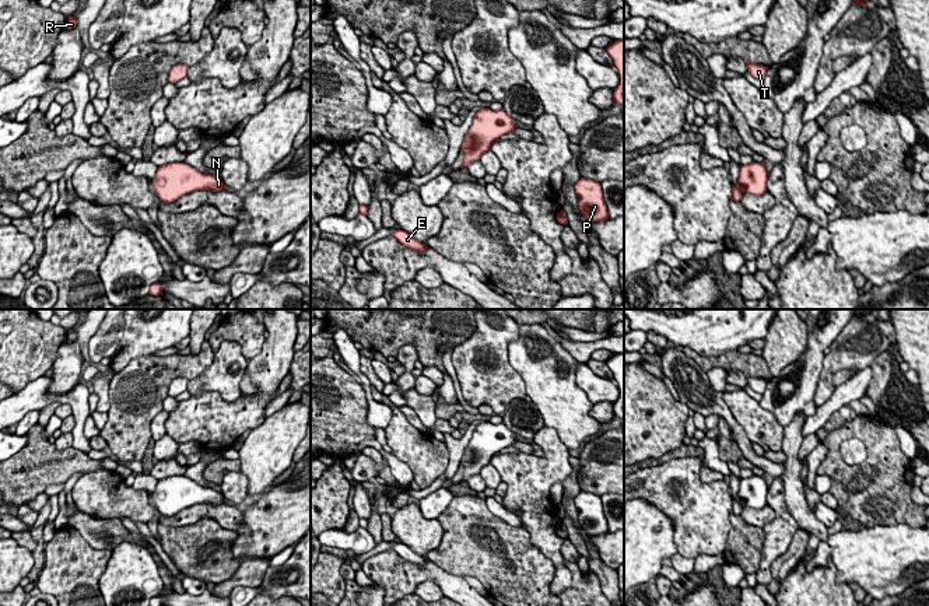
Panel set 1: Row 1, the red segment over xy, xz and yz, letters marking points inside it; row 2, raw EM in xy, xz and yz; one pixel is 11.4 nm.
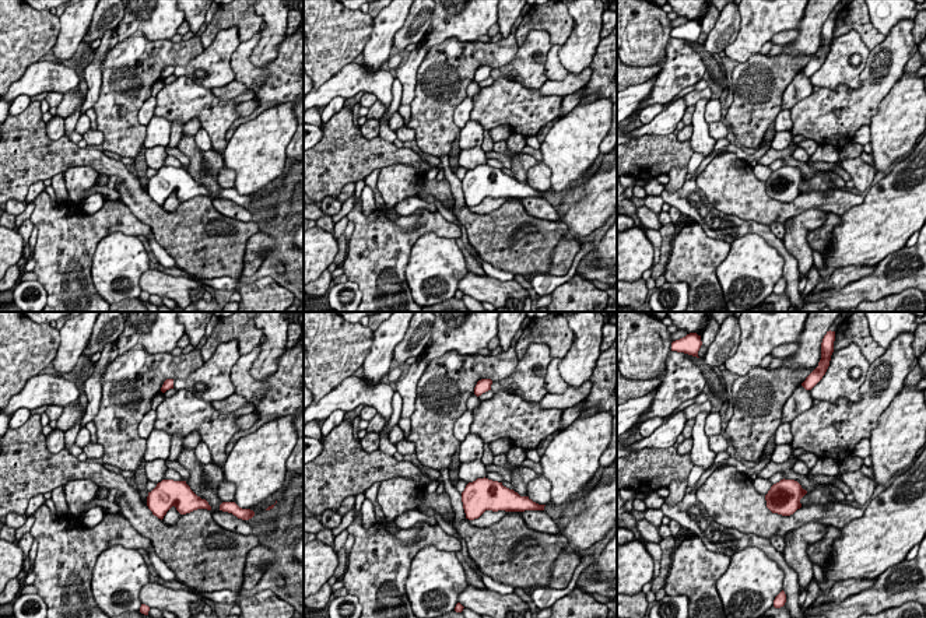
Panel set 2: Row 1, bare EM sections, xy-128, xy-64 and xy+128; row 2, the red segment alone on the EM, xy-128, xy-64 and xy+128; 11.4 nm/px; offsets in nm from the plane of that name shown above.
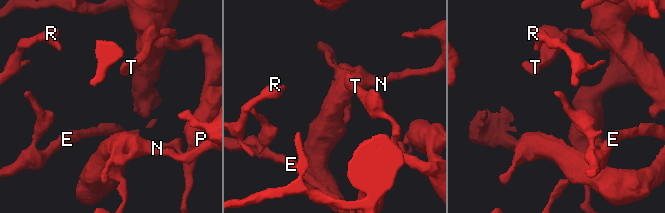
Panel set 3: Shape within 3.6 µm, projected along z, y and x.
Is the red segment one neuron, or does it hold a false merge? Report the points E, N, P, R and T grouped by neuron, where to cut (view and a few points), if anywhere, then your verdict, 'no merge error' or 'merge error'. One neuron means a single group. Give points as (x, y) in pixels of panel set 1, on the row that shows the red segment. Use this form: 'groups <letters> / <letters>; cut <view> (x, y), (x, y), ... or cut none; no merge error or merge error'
groups E P R T / N; cut yz (764, 168), (760, 168), (754, 177), (742, 177), (739, 185); merge error

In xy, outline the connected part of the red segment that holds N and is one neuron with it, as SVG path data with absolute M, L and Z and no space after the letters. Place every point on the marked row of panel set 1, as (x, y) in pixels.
M173 162L172 165L182 171L183 178L194 179L194 190L220 192L228 189L221 179L211 174L201 174L186 162Z

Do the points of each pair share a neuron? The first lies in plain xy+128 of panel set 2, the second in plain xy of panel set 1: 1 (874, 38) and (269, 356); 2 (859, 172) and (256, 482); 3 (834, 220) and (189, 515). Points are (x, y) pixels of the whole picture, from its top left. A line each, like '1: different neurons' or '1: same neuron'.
1: different neurons
2: different neurons
3: different neurons

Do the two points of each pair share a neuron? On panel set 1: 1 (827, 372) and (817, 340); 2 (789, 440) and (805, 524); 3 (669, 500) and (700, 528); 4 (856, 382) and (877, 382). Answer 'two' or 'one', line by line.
1: two
2: one
3: one
4: two

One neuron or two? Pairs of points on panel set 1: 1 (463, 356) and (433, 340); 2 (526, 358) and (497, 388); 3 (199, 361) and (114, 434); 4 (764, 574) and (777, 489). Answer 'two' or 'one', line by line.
1: two
2: two
3: one
4: one

